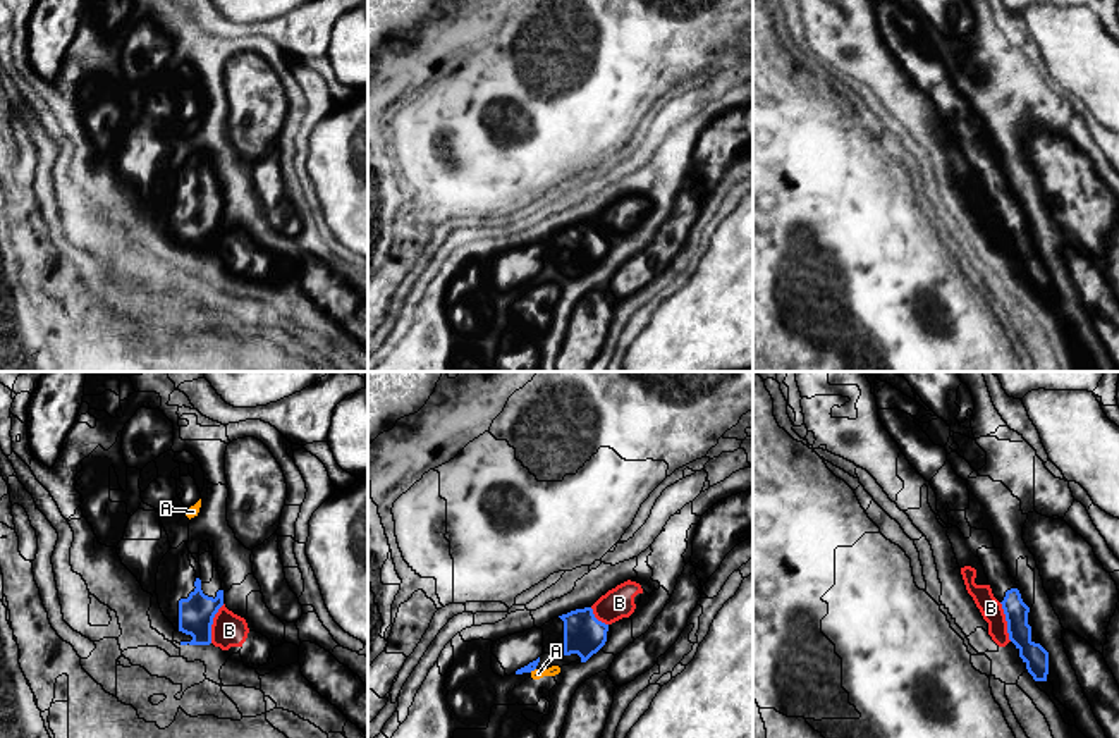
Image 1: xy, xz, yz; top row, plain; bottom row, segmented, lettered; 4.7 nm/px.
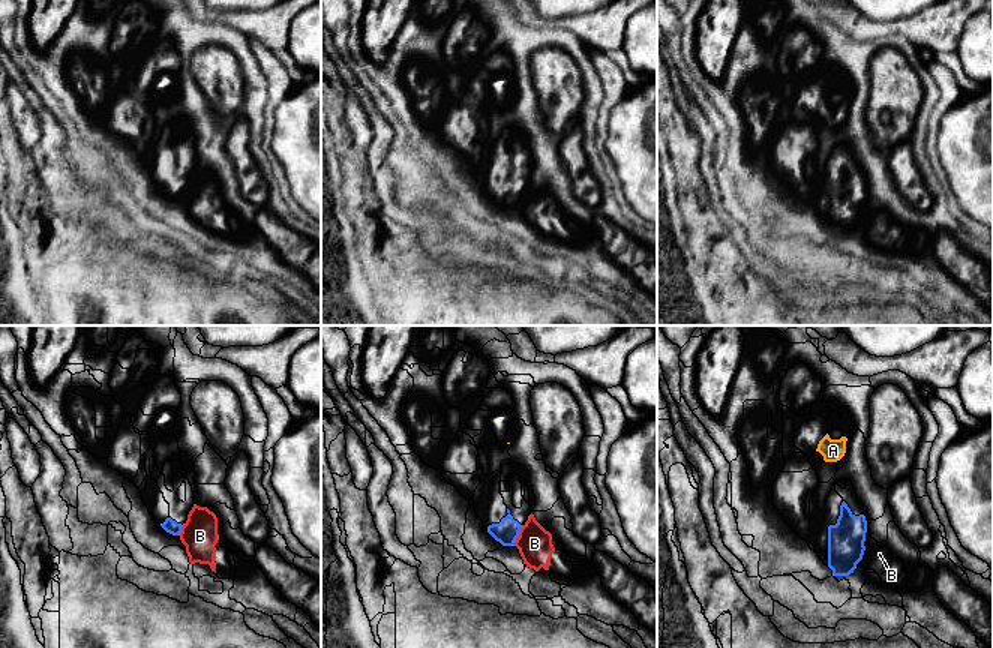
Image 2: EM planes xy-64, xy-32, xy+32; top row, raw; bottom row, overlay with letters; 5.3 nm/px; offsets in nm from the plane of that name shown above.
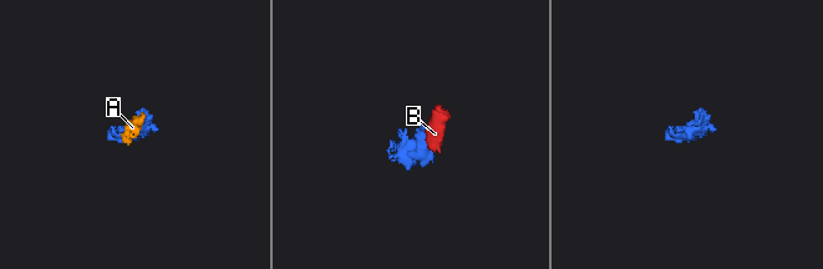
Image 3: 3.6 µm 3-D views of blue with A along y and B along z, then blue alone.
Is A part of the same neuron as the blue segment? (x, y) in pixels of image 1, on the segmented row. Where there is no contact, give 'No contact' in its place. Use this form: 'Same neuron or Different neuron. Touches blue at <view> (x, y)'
Different neuron. Touches blue at xz (531, 670)

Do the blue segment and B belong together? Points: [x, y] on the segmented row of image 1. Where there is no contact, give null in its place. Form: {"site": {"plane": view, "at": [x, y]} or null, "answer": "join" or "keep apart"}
{"site": {"plane": "xy", "at": [212, 623]}, "answer": "keep apart"}

